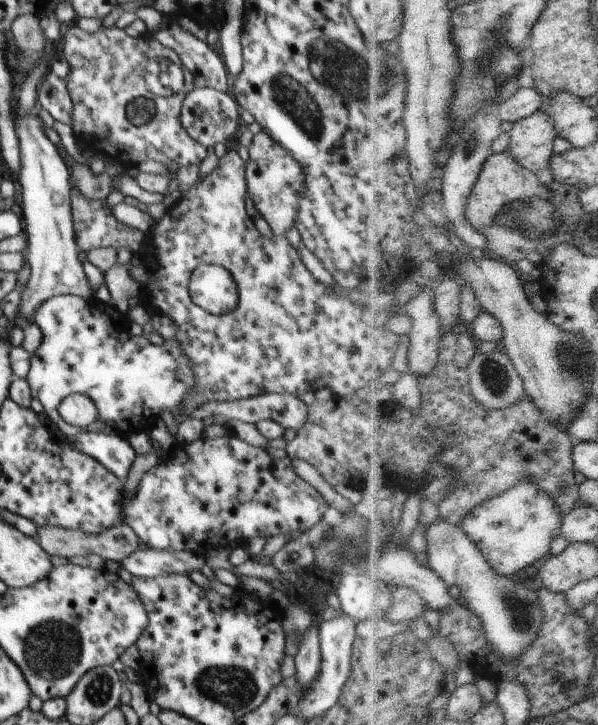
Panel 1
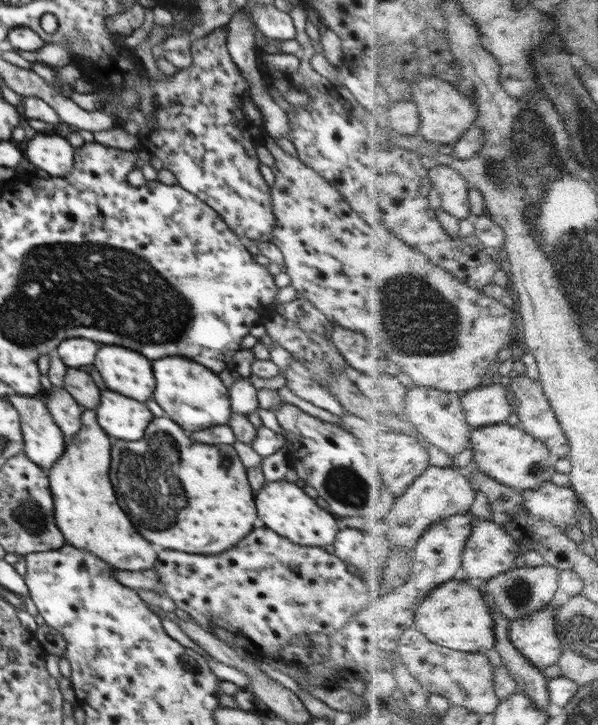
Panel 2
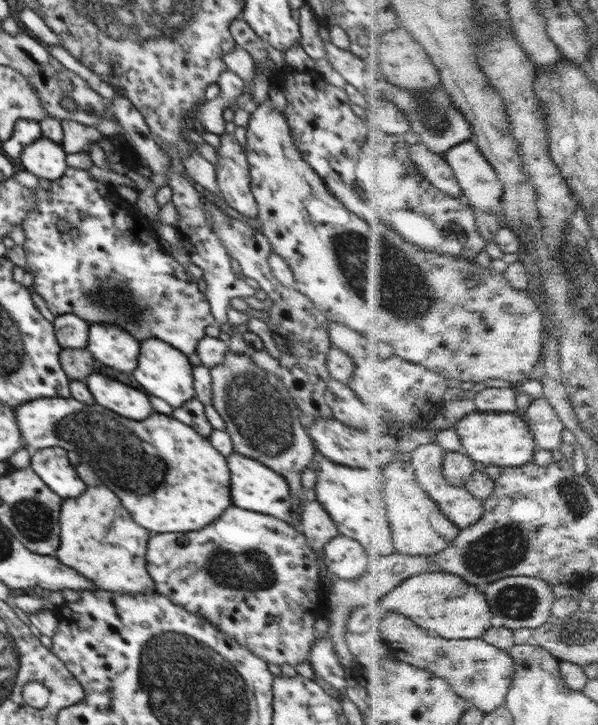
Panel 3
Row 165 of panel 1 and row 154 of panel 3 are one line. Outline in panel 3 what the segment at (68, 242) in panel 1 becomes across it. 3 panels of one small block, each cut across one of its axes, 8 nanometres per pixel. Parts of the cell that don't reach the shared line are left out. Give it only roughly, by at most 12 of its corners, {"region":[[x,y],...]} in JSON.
{"region":[[40,137],[20,164],[38,179],[56,181],[68,164],[60,143]]}

